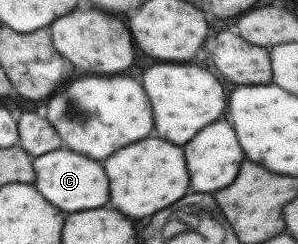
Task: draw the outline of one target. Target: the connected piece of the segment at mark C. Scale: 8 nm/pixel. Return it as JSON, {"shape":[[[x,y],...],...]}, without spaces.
{"shape":[[[58,148],[54,152],[46,152],[44,156],[38,156],[32,161],[34,174],[36,174],[36,190],[56,208],[64,212],[78,212],[78,210],[90,210],[100,208],[108,198],[108,178],[102,170],[102,164],[96,160],[90,160],[82,154]]]}

